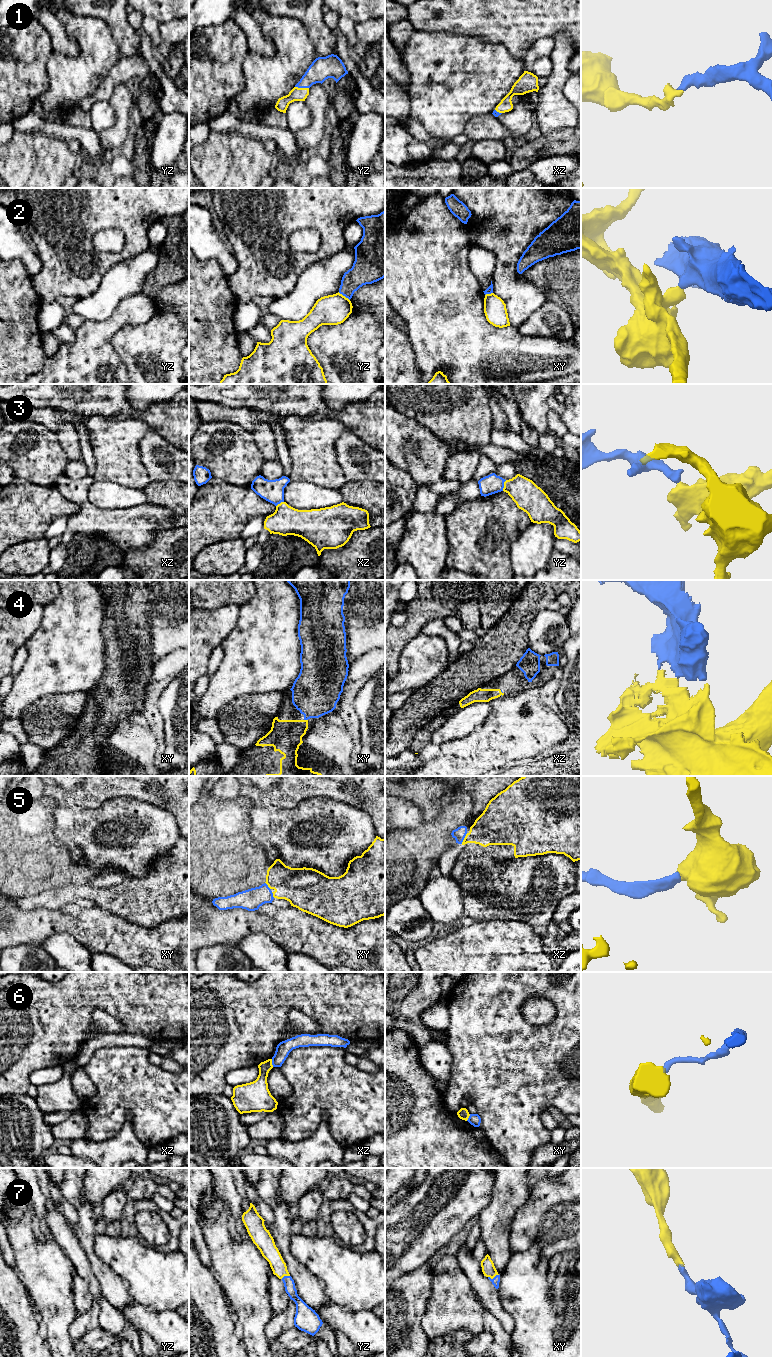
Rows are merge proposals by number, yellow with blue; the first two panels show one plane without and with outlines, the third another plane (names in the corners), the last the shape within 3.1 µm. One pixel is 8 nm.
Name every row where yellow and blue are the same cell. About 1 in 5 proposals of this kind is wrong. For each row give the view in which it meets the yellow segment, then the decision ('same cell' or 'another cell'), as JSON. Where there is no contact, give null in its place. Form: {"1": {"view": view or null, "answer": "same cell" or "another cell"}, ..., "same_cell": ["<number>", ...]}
{"1": {"view": "yz", "answer": "same cell"}, "2": {"view": "yz", "answer": "another cell"}, "3": {"view": "yz", "answer": "same cell"}, "4": {"view": "xy", "answer": "same cell"}, "5": {"view": "xz", "answer": "same cell"}, "6": {"view": "xz", "answer": "another cell"}, "7": {"view": "xy", "answer": "same cell"}, "same_cell": ["1", "3", "4", "5", "7"]}

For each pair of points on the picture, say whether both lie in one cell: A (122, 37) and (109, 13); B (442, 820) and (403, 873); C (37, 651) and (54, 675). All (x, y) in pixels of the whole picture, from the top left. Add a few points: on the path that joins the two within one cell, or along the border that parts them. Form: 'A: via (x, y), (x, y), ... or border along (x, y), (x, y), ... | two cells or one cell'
A: via (122, 31), (115, 19) | one cell
B: via (436, 833), (409, 860) | one cell
C: via (43, 657), (51, 669) | one cell

